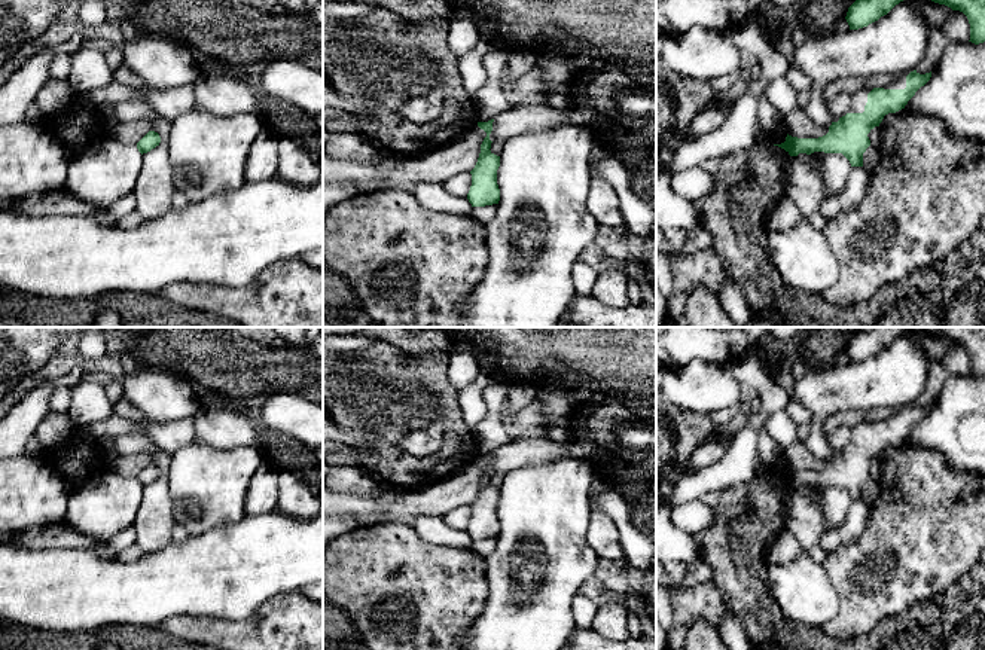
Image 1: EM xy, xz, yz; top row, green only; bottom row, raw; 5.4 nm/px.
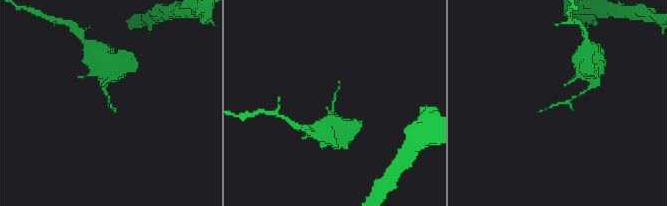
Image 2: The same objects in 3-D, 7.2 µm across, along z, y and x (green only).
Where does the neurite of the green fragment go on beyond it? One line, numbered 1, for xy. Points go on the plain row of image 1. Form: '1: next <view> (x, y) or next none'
1: next none

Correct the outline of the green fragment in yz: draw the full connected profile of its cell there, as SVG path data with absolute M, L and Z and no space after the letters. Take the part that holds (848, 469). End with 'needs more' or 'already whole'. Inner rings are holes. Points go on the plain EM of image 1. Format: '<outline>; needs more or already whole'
M931 405L903 406L882 421L862 422L853 427L850 445L832 455L829 466L818 472L798 472L787 467L786 474L774 477L790 489L814 485L842 486L851 500L863 500L863 486L870 479L870 464L879 460L884 449L896 446L908 437L915 425L931 411Z; needs more

